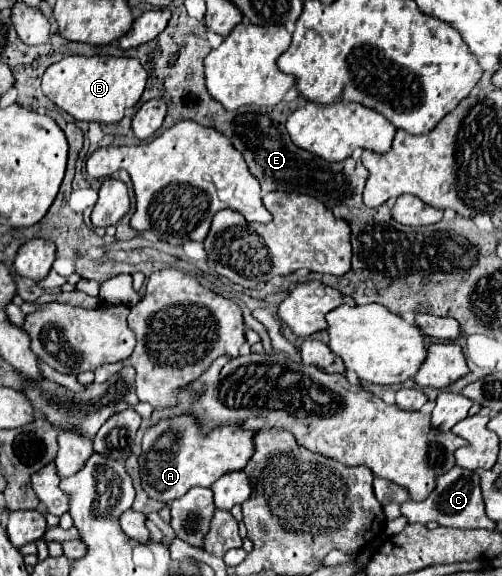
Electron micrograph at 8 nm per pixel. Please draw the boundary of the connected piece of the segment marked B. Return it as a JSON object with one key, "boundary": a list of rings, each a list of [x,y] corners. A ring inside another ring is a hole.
{"boundary":[[[63,57],[61,61],[47,67],[41,79],[41,89],[45,97],[75,117],[77,121],[97,121],[97,123],[117,123],[123,119],[125,109],[133,107],[145,89],[147,71],[137,59],[131,57]]]}

